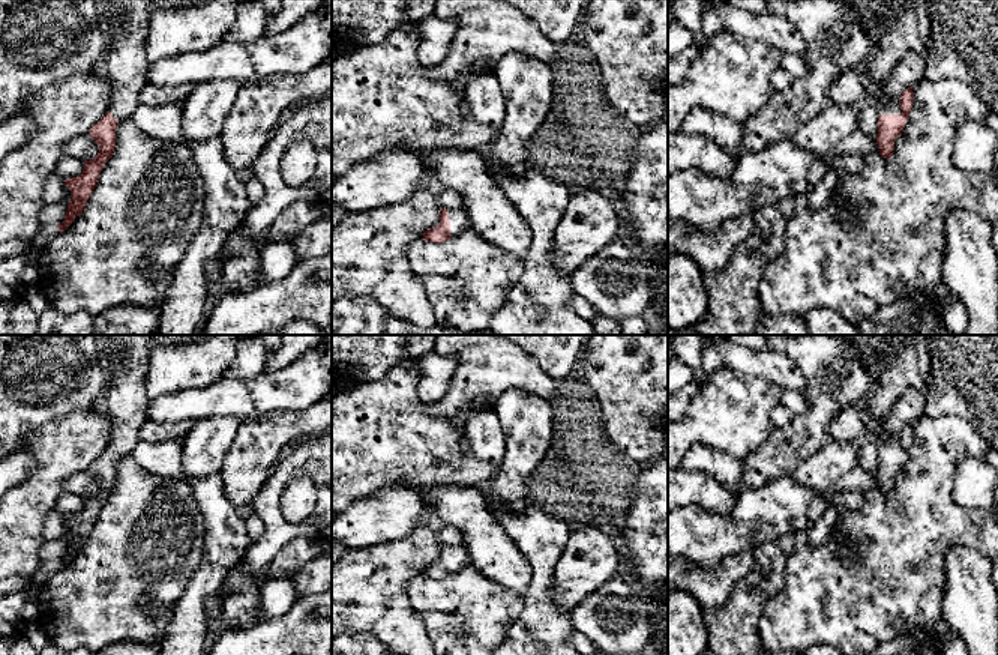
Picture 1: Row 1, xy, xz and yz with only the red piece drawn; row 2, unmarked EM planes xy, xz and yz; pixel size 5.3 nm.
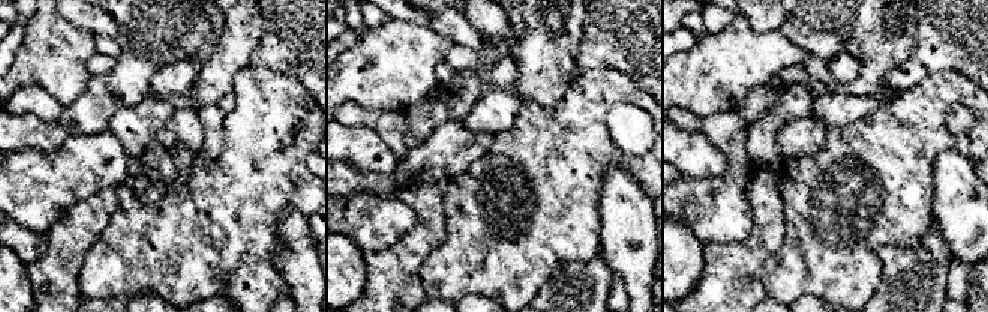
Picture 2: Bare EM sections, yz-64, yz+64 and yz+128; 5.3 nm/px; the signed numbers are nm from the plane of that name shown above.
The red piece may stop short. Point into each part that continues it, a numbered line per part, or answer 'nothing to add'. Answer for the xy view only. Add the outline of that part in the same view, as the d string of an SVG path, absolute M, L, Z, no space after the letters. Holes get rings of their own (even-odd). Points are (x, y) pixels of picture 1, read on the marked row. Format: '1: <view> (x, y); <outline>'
1: xy (126, 23); M96 0L96 9L108 38L102 65L111 87L108 111L122 122L141 104L140 90L147 83L152 62L146 45L153 11L150 0Z

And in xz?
1: xz (459, 218); M465 206L459 209L447 209L447 213L452 236L459 234L464 228L470 225L470 213Z

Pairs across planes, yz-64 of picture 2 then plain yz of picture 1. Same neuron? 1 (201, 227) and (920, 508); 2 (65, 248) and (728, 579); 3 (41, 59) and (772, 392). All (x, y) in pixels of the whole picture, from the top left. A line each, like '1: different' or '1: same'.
1: same
2: different
3: same

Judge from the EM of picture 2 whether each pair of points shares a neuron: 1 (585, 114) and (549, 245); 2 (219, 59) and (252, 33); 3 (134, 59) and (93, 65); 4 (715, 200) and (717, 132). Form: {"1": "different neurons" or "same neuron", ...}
{"1": "same neuron", "2": "same neuron", "3": "different neurons", "4": "same neuron"}

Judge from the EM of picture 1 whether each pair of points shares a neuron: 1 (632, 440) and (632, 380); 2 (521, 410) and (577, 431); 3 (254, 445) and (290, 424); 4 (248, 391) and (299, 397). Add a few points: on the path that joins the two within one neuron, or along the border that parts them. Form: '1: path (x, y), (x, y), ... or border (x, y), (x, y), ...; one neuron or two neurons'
1: path (632, 425), (632, 395); one neuron
2: border (550, 401), (553, 440), (545, 457); two neurons
3: path (263, 440), (281, 430); one neuron
4: path (260, 392), (287, 392); one neuron

